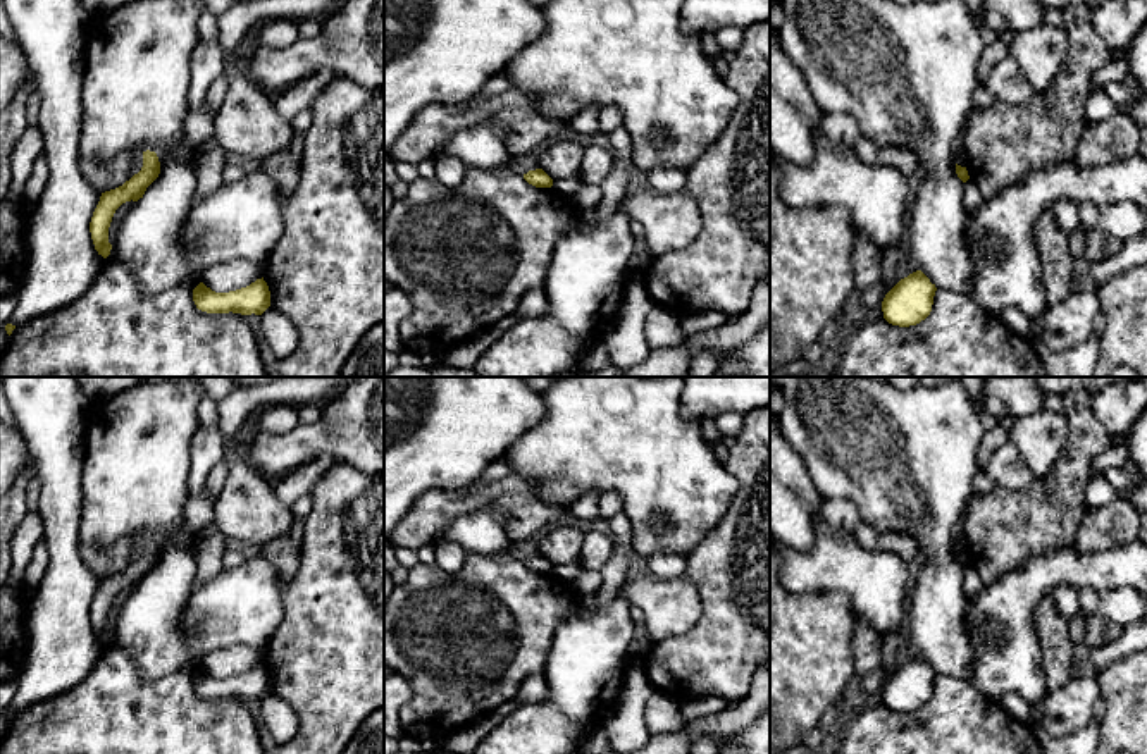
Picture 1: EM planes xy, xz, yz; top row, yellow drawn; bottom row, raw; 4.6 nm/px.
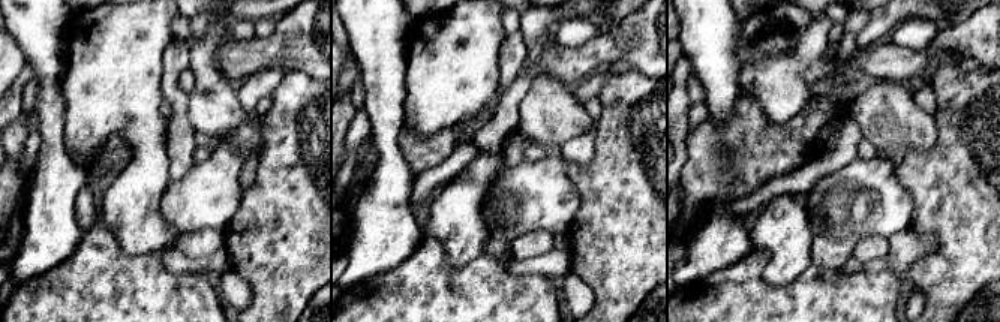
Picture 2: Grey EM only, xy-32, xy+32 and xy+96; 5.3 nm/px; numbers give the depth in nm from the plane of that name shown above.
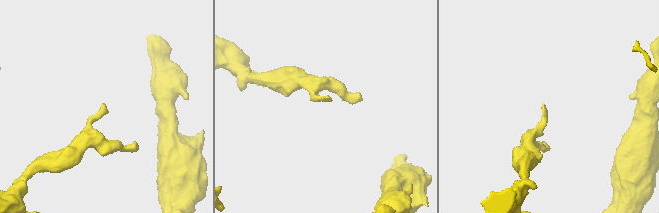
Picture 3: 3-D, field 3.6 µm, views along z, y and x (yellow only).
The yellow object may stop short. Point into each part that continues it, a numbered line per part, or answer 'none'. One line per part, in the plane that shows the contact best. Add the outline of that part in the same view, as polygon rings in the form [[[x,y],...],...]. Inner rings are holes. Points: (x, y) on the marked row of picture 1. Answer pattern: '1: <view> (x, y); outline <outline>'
none

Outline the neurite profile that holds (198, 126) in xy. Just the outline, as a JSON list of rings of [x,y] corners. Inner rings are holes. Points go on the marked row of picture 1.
[[[226,76],[217,77],[205,98],[202,108],[189,108],[184,119],[184,141],[176,150],[177,157],[186,157],[193,162],[200,145],[214,134],[214,115],[222,105],[227,95],[227,79]]]

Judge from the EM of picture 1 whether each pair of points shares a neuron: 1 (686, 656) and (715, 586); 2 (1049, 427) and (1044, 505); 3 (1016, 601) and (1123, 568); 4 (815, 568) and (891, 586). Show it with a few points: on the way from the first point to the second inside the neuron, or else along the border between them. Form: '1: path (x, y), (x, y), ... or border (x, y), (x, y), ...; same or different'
1: path (703, 639), (715, 627), (715, 603); same
2: border (1068, 438), (1054, 463), (1034, 479); different
3: path (1042, 575), (1053, 568), (1097, 568); same
4: path (834, 568), (849, 568), (872, 580); same

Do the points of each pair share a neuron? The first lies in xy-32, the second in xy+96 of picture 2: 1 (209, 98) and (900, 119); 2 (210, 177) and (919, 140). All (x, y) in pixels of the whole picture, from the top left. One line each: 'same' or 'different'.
1: same
2: different

